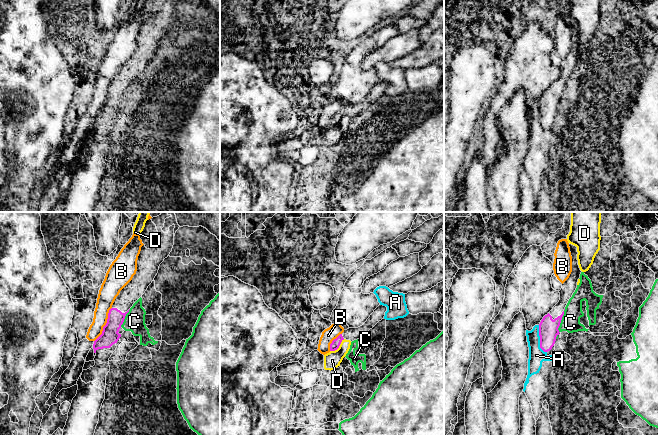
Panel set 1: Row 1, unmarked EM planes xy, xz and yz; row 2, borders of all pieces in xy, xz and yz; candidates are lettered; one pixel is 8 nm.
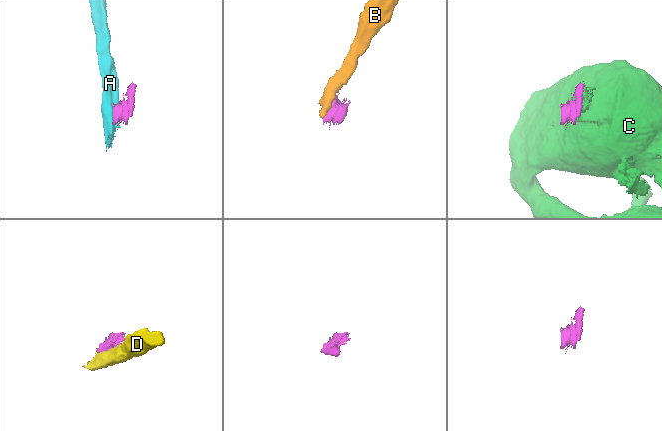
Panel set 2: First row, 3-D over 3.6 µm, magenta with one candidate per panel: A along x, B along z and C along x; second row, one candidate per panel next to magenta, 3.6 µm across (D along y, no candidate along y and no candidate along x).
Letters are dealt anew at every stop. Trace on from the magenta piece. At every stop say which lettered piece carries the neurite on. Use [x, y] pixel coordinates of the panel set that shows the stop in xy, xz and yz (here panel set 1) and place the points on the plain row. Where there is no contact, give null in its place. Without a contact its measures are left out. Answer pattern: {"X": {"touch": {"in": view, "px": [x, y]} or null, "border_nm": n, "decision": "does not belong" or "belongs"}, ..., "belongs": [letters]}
{"A": {"touch": {"in": "yz", "px": [540, 115]}, "border_nm": 240, "decision": "does not belong"}, "B": {"touch": {"in": "xy", "px": [106, 100]}, "border_nm": 320, "decision": "does not belong"}, "C": {"touch": {"in": "yz", "px": [560, 97]}, "border_nm": 200, "decision": "does not belong"}, "D": {"touch": {"in": "xz", "px": [338, 123]}, "border_nm": 160, "decision": "does not belong"}, "belongs": []}

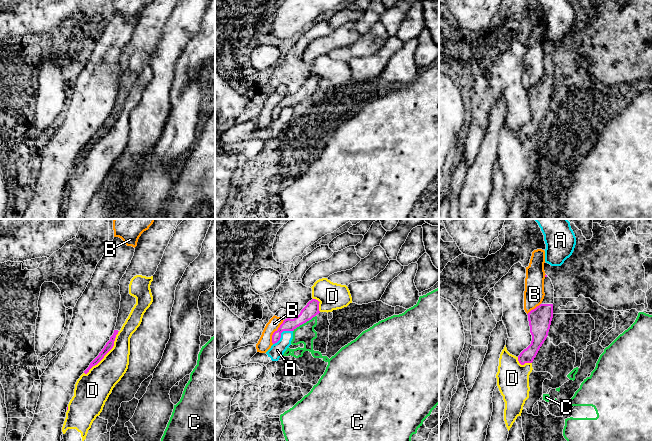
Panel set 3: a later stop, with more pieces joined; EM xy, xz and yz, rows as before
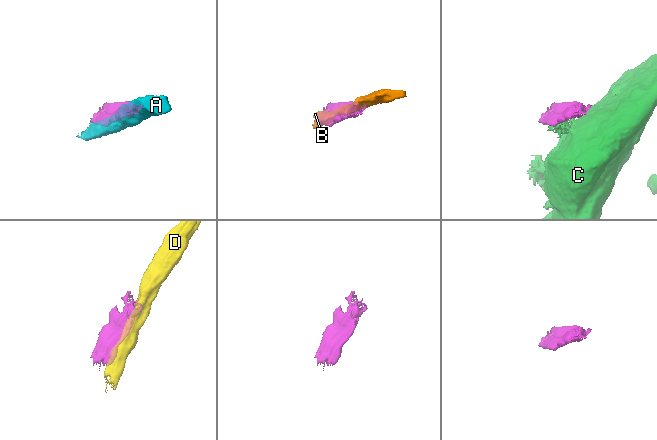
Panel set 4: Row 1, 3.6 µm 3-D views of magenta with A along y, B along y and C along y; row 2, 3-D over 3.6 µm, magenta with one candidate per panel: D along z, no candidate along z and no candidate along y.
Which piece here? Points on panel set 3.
{"A": {"touch": {"in": "xz", "px": [280, 110]}, "border_nm": 200, "decision": "does not belong"}, "B": {"touch": {"in": "xz", "px": [274, 108]}, "border_nm": 220, "decision": "does not belong"}, "C": {"touch": {"in": "xz", "px": [304, 98]}, "border_nm": 220, "decision": "does not belong"}, "D": {"touch": {"in": "xy", "px": [107, 128]}, "border_nm": 440, "decision": "does not belong"}, "belongs": []}

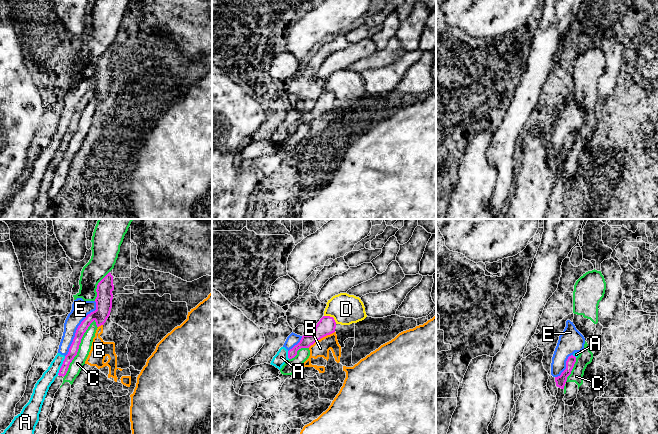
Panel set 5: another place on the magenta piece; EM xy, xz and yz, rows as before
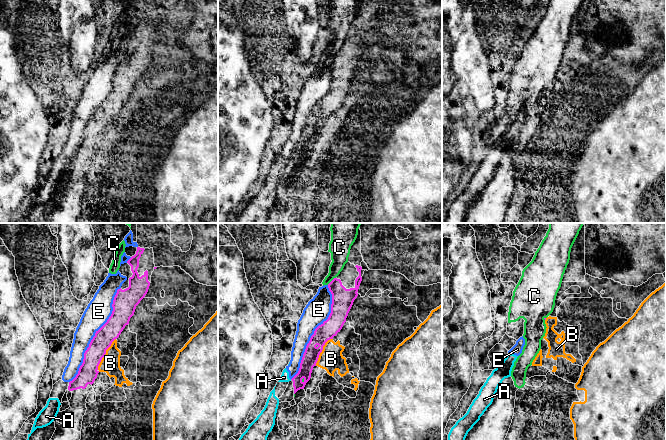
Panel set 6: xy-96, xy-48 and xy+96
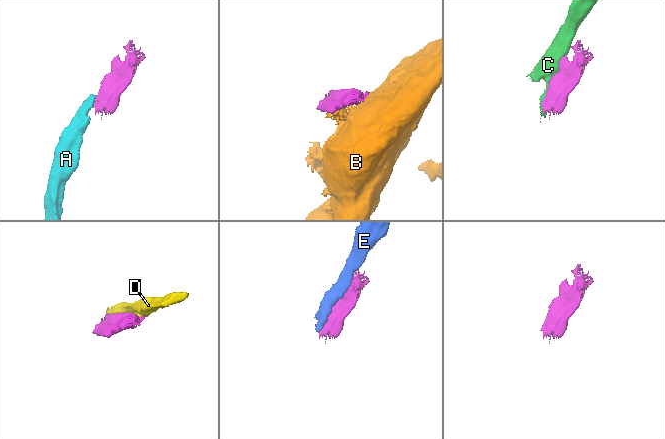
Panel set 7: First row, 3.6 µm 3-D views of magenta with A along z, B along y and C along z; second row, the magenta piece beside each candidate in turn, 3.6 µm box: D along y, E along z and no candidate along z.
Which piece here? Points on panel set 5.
{"A": {"touch": {"in": "xy", "px": [62, 141]}, "border_nm": 170, "decision": "does not belong"}, "B": {"touch": {"in": "xz", "px": [321, 113]}, "border_nm": 260, "decision": "does not belong"}, "C": {"touch": {"in": "xy", "px": [78, 124]}, "border_nm": 550, "decision": "does not belong"}, "D": {"touch": {"in": "xz", "px": [331, 93]}, "border_nm": 120, "decision": "does not belong"}, "E": {"touch": {"in": "xy", "px": [77, 104]}, "border_nm": 500, "decision": "does not belong"}, "belongs": []}

